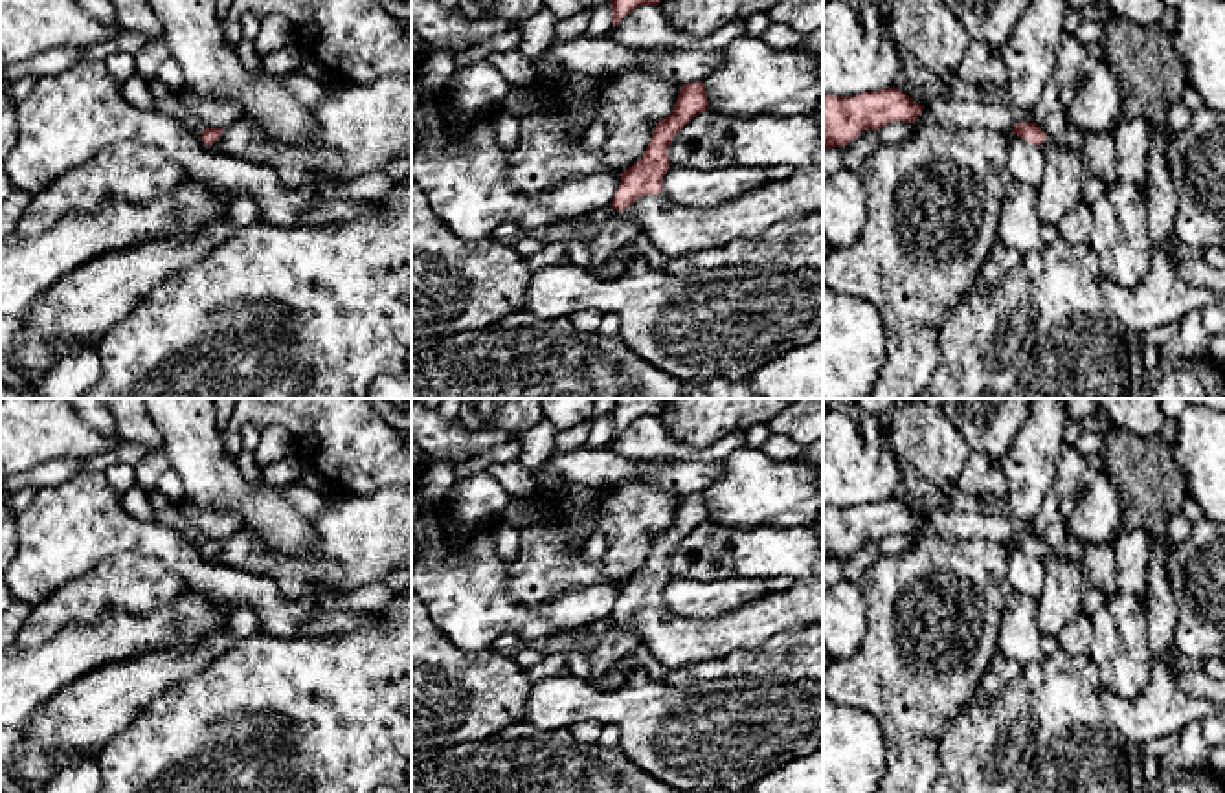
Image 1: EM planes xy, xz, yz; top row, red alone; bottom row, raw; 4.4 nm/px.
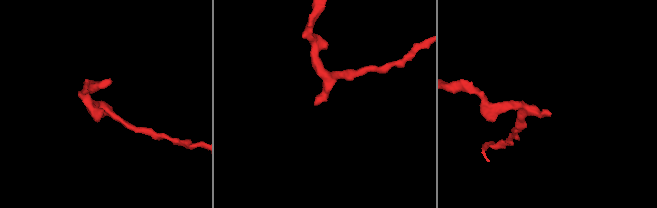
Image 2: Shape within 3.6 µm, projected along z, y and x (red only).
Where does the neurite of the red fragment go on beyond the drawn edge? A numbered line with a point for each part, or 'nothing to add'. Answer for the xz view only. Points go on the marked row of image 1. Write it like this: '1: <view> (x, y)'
1: xz (674, 230)

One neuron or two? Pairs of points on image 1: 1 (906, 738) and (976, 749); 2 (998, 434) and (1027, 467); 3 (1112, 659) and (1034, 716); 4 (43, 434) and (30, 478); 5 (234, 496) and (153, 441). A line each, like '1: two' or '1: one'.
1: two
2: two
3: two
4: two
5: two

